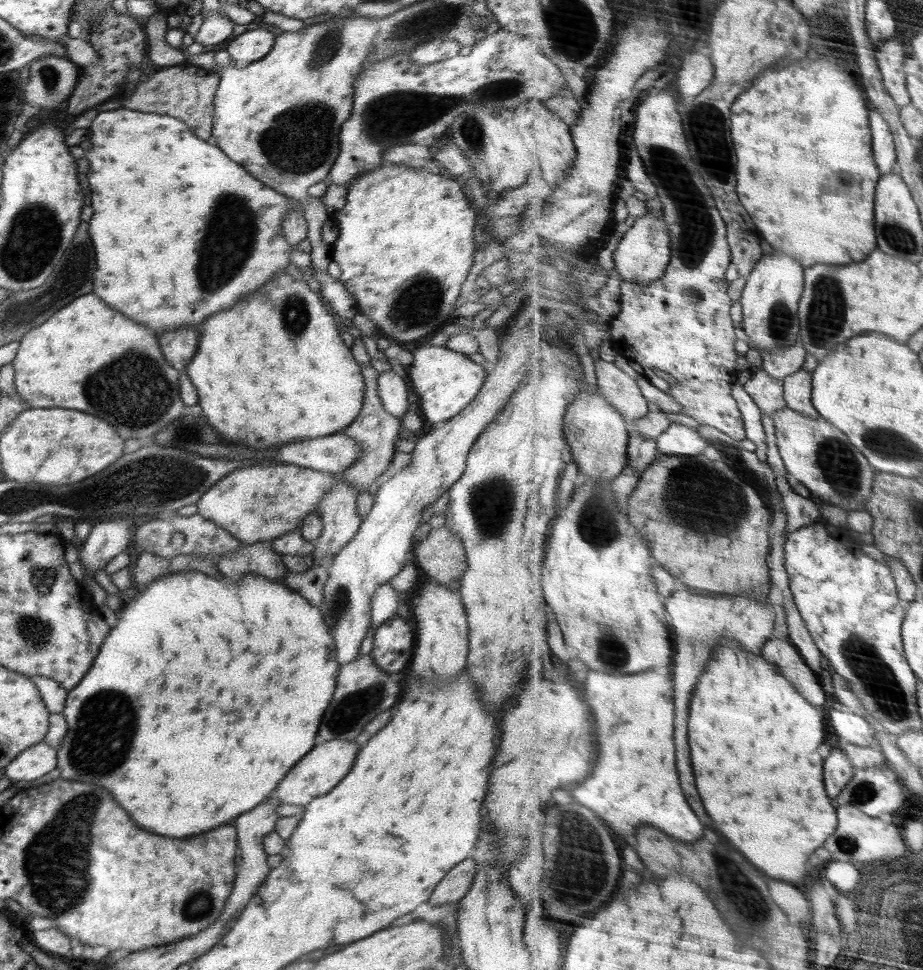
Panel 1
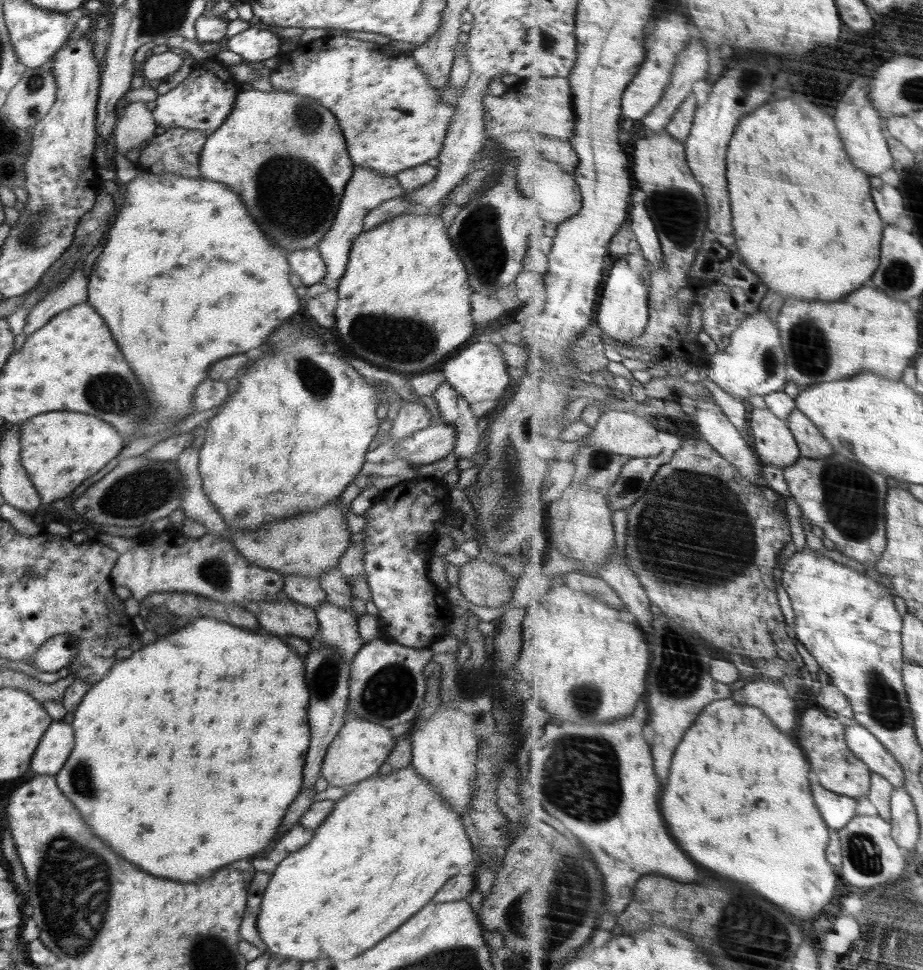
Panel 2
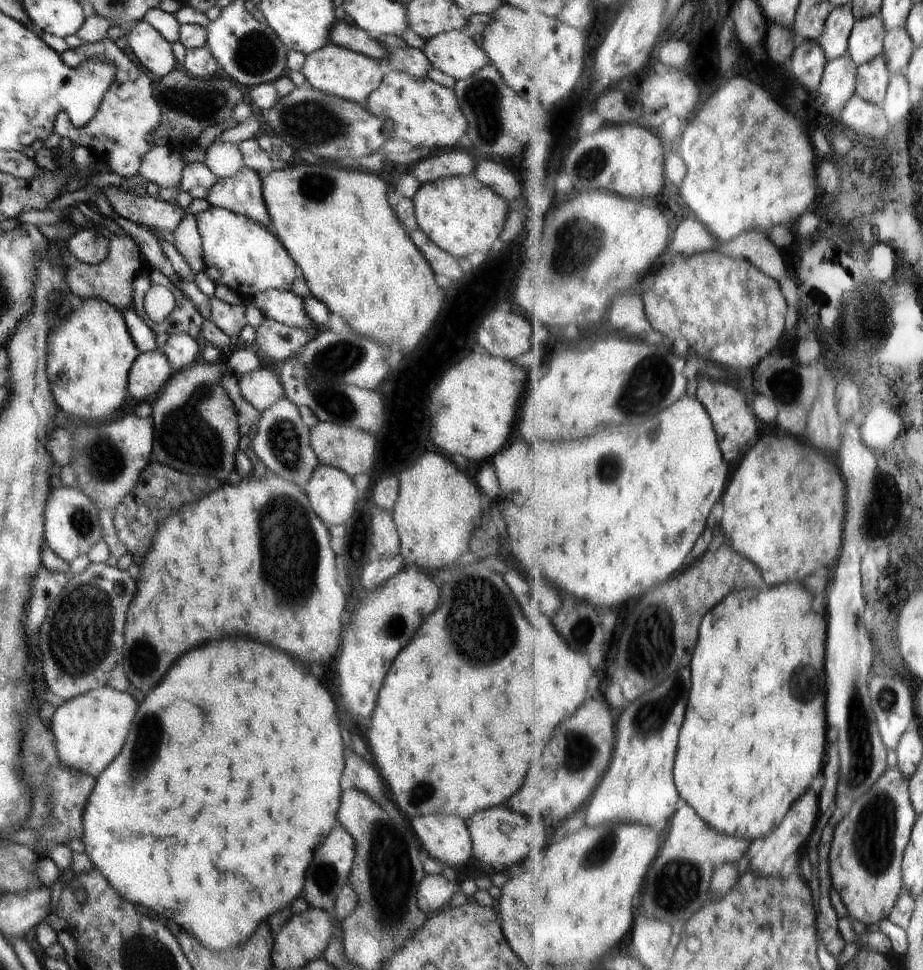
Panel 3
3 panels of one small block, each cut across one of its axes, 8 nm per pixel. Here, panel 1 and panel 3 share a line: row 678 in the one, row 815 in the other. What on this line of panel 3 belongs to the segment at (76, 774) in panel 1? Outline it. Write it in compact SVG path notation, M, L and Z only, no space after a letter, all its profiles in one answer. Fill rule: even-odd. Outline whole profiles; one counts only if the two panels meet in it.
M232 638L232 640L222 640L222 642L212 642L202 648L196 648L192 652L186 652L180 656L180 660L168 670L164 680L150 690L146 700L140 704L138 714L132 721L130 732L126 737L124 748L120 756L108 765L96 778L95 787L88 795L83 818L83 842L85 853L93 868L102 875L108 884L112 885L124 900L132 904L140 904L148 908L150 912L156 912L172 922L176 922L180 928L190 932L200 944L204 944L210 950L224 952L230 950L238 944L242 944L248 936L254 934L258 928L258 922L264 922L268 916L288 908L298 896L303 896L304 874L310 866L310 860L314 856L314 850L320 846L320 842L330 834L336 822L336 812L340 806L340 776L344 768L342 760L342 736L340 730L334 722L336 708L334 702L328 694L328 690L308 672L304 670L298 662L294 662L290 656L284 656L282 652L264 646L256 640L246 640L246 638ZM176 702L186 702L192 704L200 710L202 716L202 734L198 734L198 740L192 740L188 744L172 740L168 734L166 724L170 724L170 714L172 708L180 706ZM158 710L158 712L156 712ZM158 714L158 718L156 718ZM154 724L158 726L162 734L152 734ZM206 742L206 744L204 744ZM156 760L160 764L156 764ZM146 768L146 772L144 772ZM226 906L226 910L224 910ZM210 920L214 926L210 926ZM234 922L234 924L232 924Z

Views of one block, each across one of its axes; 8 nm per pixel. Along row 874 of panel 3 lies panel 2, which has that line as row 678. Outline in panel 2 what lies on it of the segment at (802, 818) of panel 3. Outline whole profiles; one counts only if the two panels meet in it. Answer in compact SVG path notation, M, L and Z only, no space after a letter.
M765 676L747 683L745 687L733 694L736 702L760 706L762 710L768 710L772 714L772 720L780 726L780 730L790 732L796 728L800 712L798 702L790 698L786 686L779 678Z

